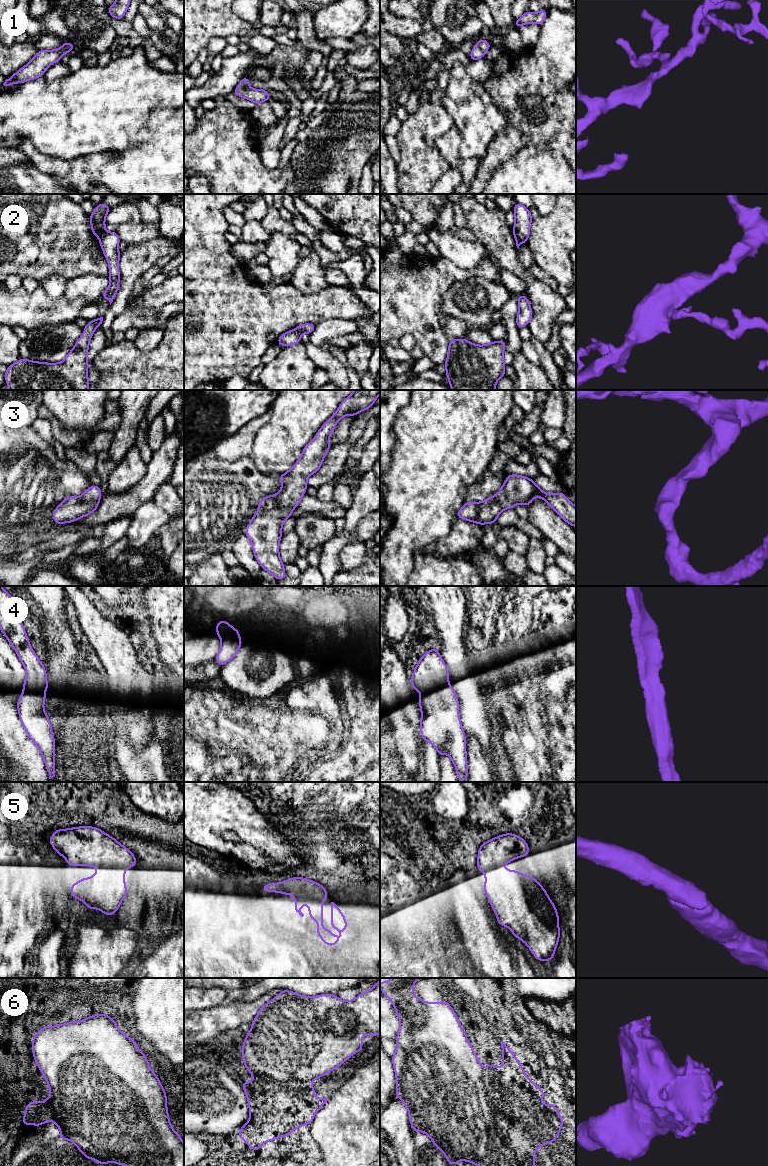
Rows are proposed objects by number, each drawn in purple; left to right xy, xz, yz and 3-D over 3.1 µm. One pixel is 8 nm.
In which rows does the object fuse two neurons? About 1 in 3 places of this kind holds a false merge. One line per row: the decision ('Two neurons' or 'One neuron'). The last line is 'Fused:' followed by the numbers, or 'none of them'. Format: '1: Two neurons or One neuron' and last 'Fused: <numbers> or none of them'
1: One neuron
2: Two neurons
3: One neuron
4: One neuron
5: One neuron
6: One neuron
Fused: 2

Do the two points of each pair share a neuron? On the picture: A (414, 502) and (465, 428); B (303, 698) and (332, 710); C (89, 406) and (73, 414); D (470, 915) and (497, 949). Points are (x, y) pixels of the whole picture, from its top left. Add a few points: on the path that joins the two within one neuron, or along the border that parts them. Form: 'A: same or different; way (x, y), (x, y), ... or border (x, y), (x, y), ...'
A: same; way (427, 484), (435, 459), (447, 446)
B: same; way (310, 698), (320, 698), (325, 703)
C: same; way (85, 406), (81, 406), (77, 410)
D: same; way (473, 923), (489, 941)

